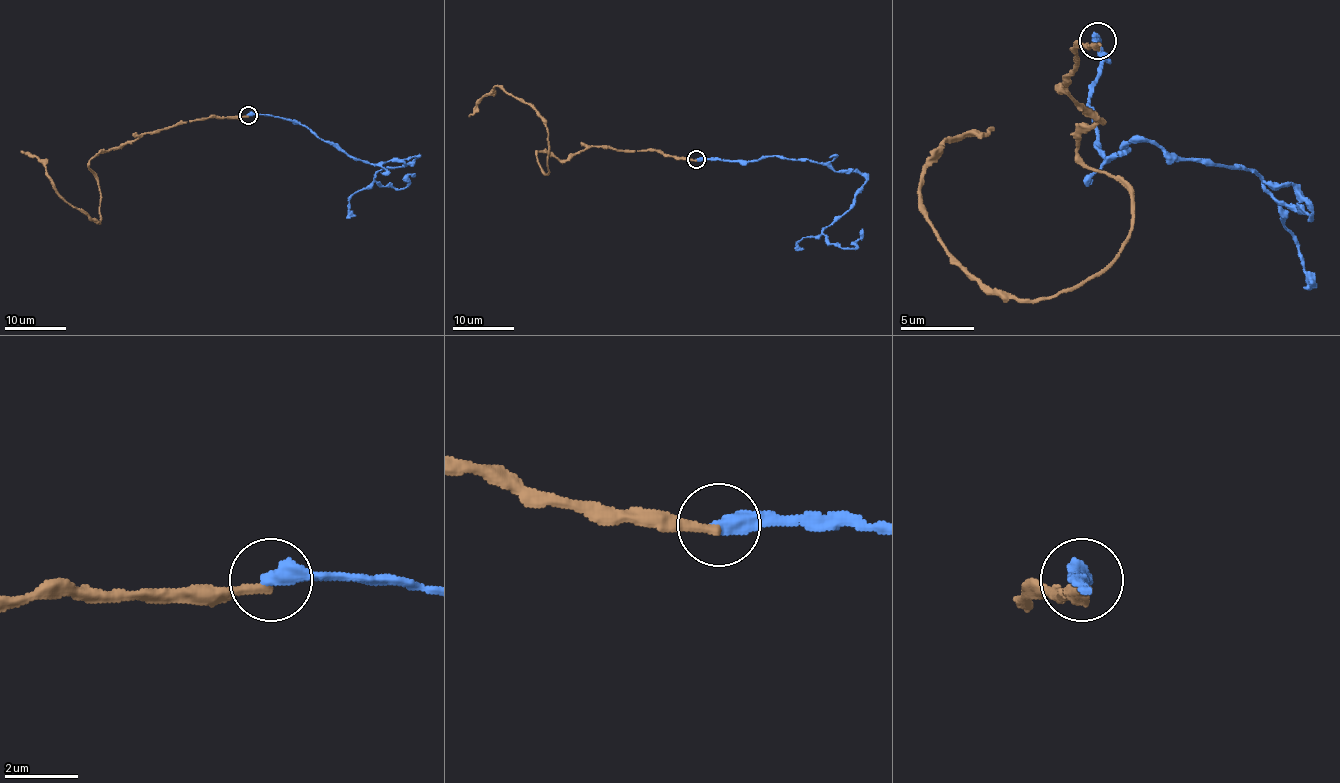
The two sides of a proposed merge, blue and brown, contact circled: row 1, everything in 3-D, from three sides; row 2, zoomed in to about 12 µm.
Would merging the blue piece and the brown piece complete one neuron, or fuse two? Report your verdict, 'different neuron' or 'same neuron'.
different neuron

